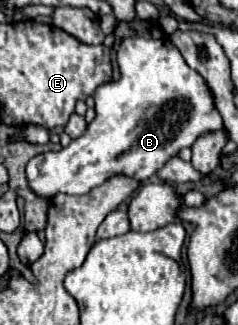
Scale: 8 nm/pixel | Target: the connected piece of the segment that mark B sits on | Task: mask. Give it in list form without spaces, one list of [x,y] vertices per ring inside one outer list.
[[[126,37],[116,51],[116,61],[122,77],[95,91],[96,116],[88,131],[58,153],[36,155],[28,163],[28,183],[40,197],[50,199],[56,193],[84,195],[116,173],[144,181],[182,147],[190,147],[208,131],[222,129],[222,117],[214,109],[208,85],[186,65],[170,39]]]

